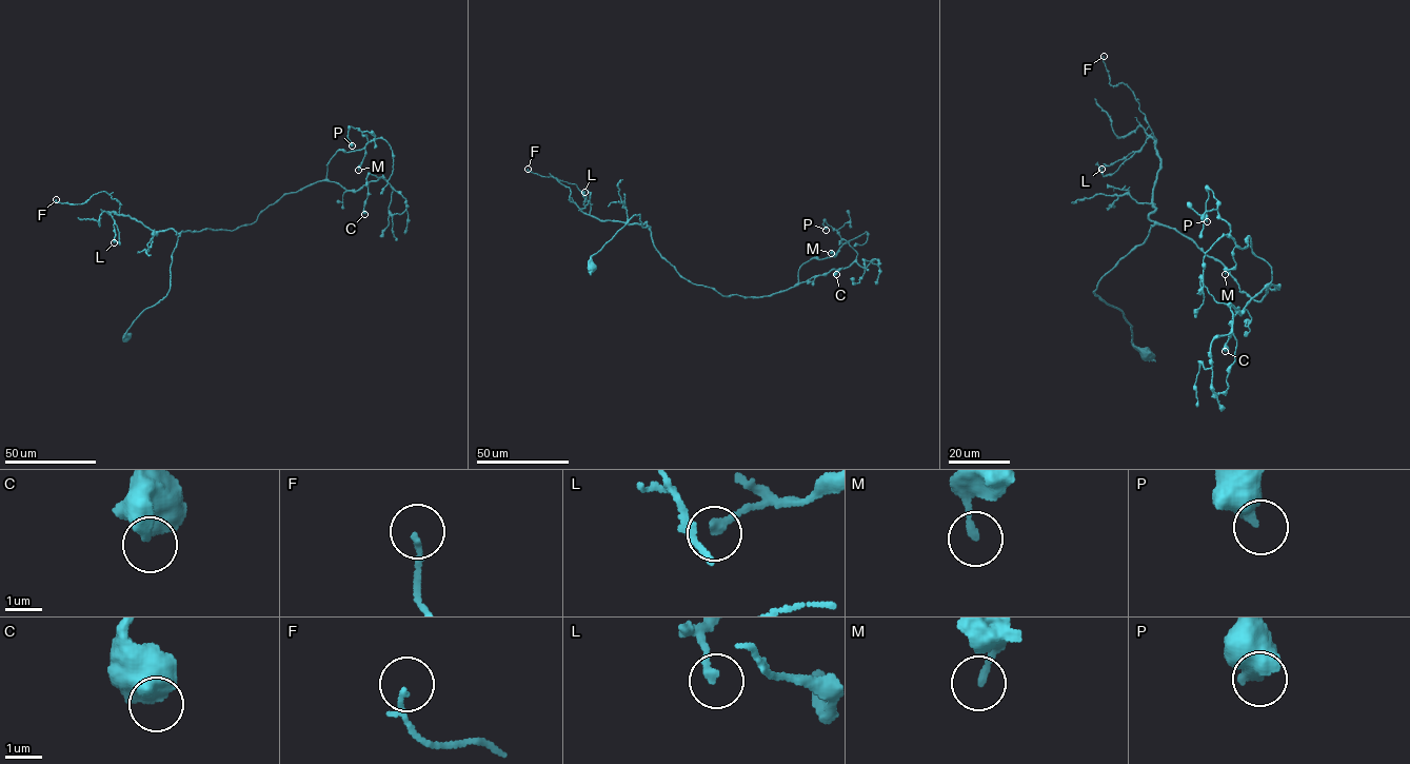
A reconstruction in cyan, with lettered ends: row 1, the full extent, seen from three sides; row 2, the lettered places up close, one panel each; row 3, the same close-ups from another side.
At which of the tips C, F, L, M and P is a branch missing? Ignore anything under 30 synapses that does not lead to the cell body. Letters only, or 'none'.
none

